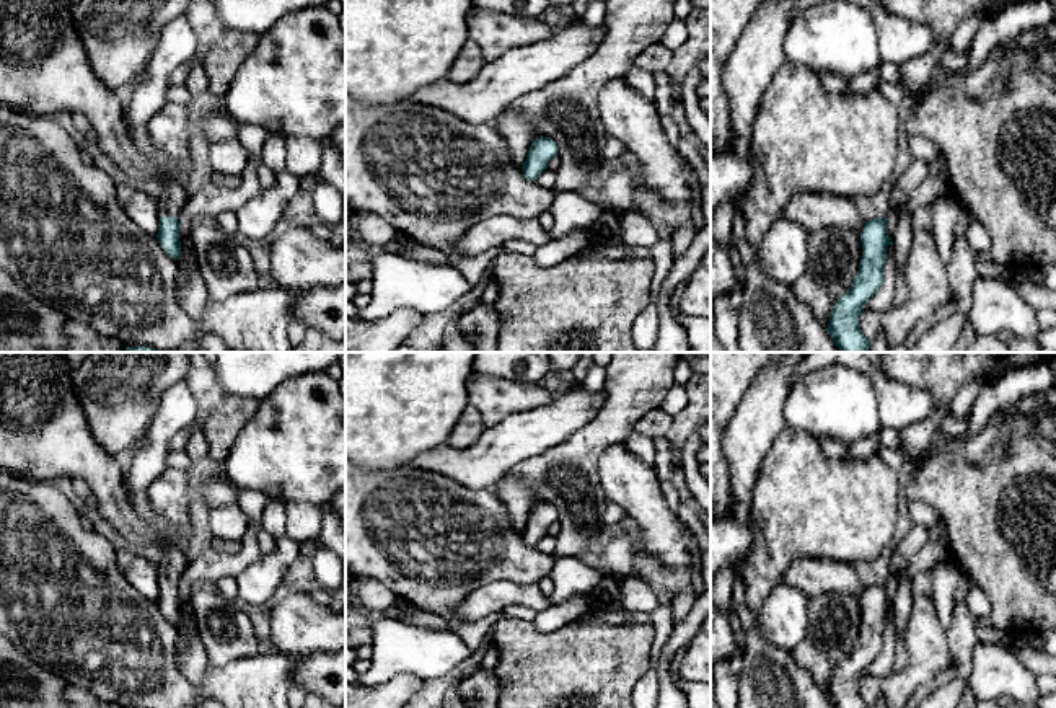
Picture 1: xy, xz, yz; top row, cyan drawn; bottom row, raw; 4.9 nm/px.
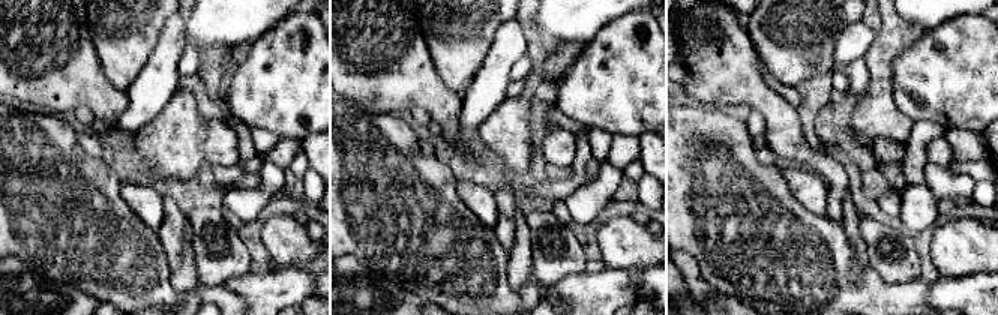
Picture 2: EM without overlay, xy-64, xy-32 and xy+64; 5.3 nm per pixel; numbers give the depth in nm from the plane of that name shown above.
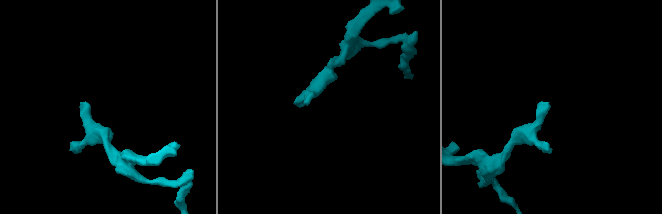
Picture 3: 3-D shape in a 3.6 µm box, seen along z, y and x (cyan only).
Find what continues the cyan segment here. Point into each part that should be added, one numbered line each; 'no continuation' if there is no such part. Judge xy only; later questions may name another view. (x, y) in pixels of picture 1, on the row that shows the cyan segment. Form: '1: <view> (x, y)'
1: xy (43, 64)

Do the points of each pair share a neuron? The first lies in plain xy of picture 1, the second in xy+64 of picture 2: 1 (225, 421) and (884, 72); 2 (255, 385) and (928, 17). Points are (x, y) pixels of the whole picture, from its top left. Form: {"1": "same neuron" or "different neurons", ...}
{"1": "same neuron", "2": "same neuron"}

